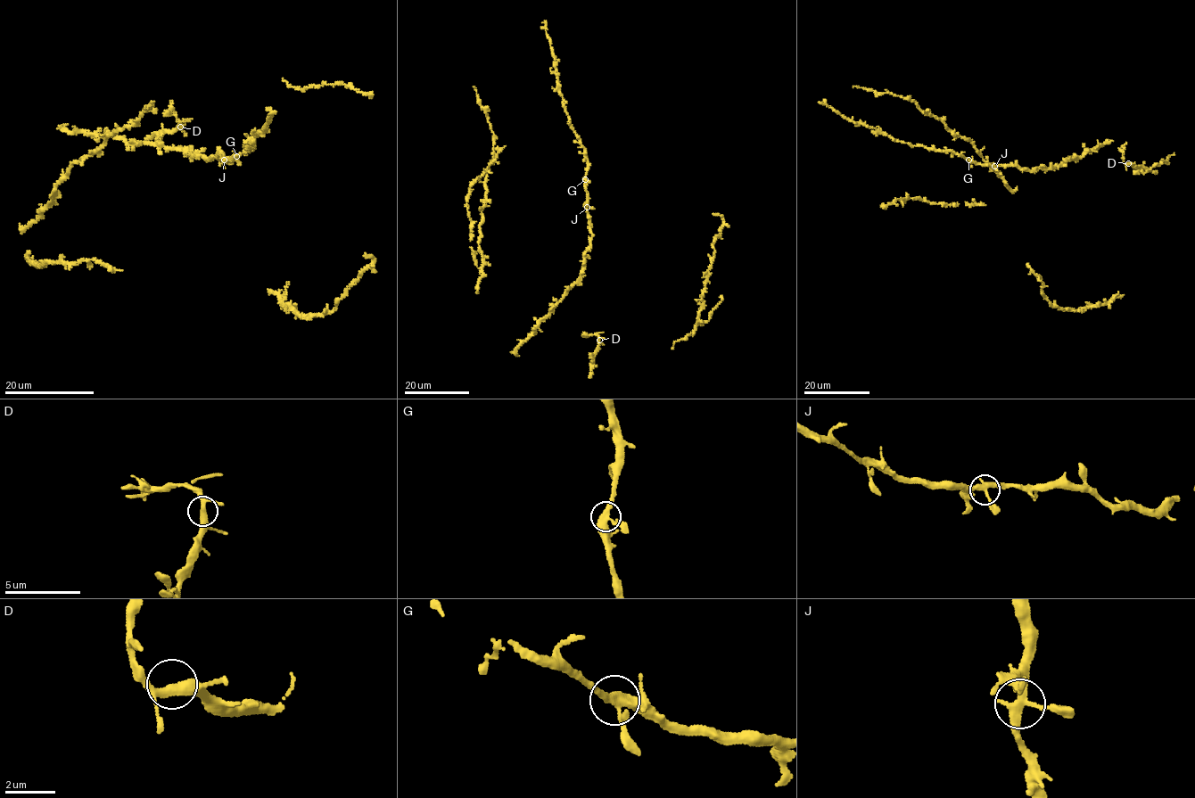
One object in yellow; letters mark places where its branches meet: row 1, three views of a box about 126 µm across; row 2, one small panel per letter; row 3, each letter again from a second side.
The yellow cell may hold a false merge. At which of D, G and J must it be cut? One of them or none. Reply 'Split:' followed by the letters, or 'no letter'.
Split: no letter

